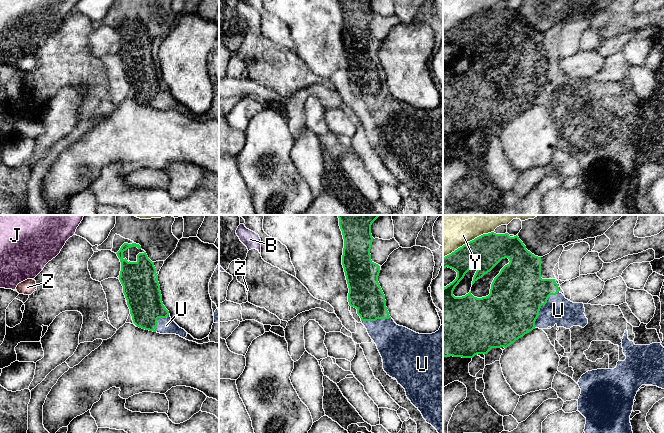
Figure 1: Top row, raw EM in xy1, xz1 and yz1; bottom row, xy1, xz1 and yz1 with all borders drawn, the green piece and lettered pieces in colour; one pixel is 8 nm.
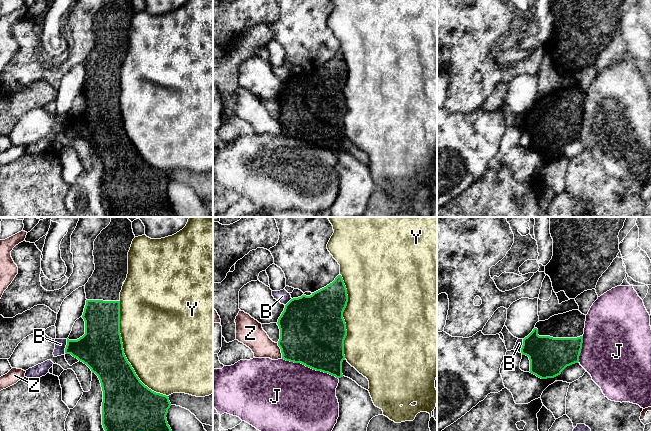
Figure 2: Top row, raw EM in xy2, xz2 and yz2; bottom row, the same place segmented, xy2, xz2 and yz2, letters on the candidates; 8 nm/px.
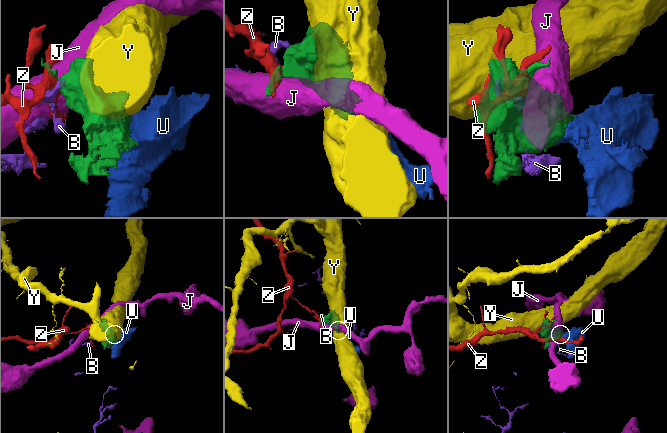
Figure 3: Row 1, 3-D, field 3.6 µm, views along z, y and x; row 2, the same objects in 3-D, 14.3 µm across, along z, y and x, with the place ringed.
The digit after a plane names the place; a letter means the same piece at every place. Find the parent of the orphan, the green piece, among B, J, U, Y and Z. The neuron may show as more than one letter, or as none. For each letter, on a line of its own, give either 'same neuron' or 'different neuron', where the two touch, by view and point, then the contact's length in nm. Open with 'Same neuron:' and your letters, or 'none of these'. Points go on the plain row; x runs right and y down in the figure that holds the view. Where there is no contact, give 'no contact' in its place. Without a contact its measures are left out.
Same neuron: U
B: different neuron | xy2 (66, 122) | 110 nm
J: different neuron | xz2 (310, 143) | 500 nm
U: same neuron | yz1 (540, 83) | 360 nm
Y: different neuron | xy2 (124, 130) | 850 nm
Z: different neuron | xz2 (281, 126) | 130 nm

